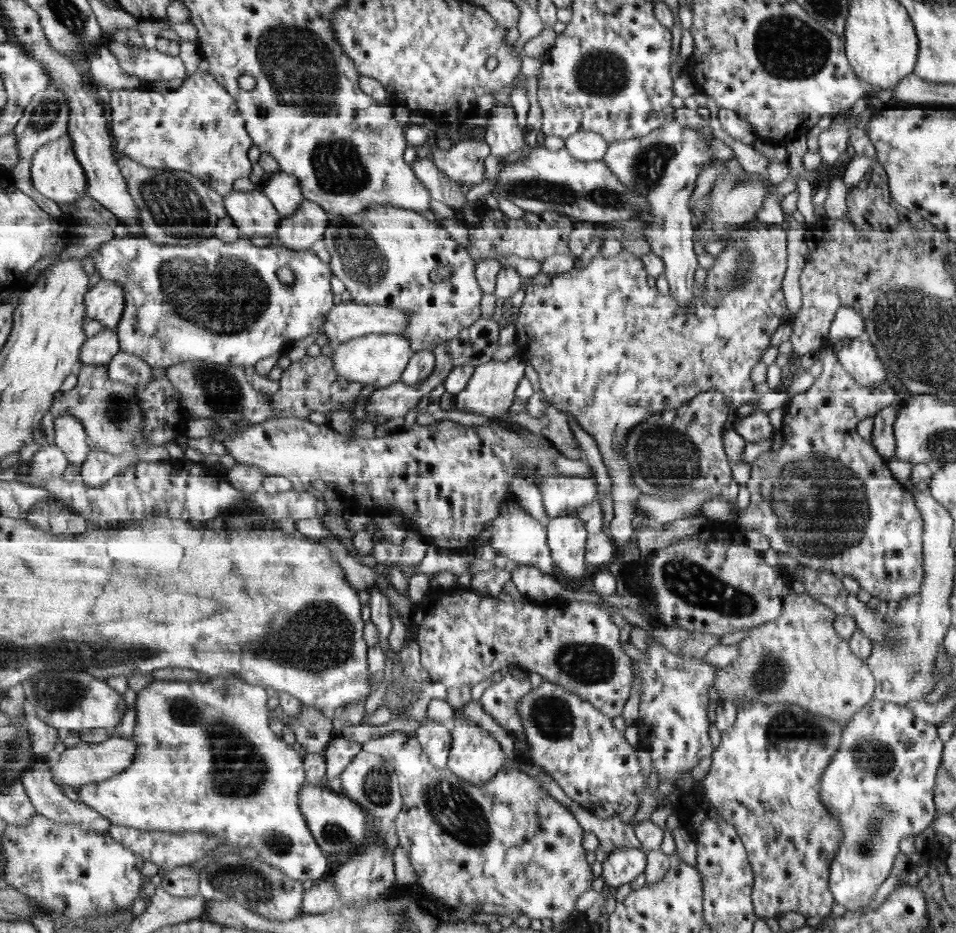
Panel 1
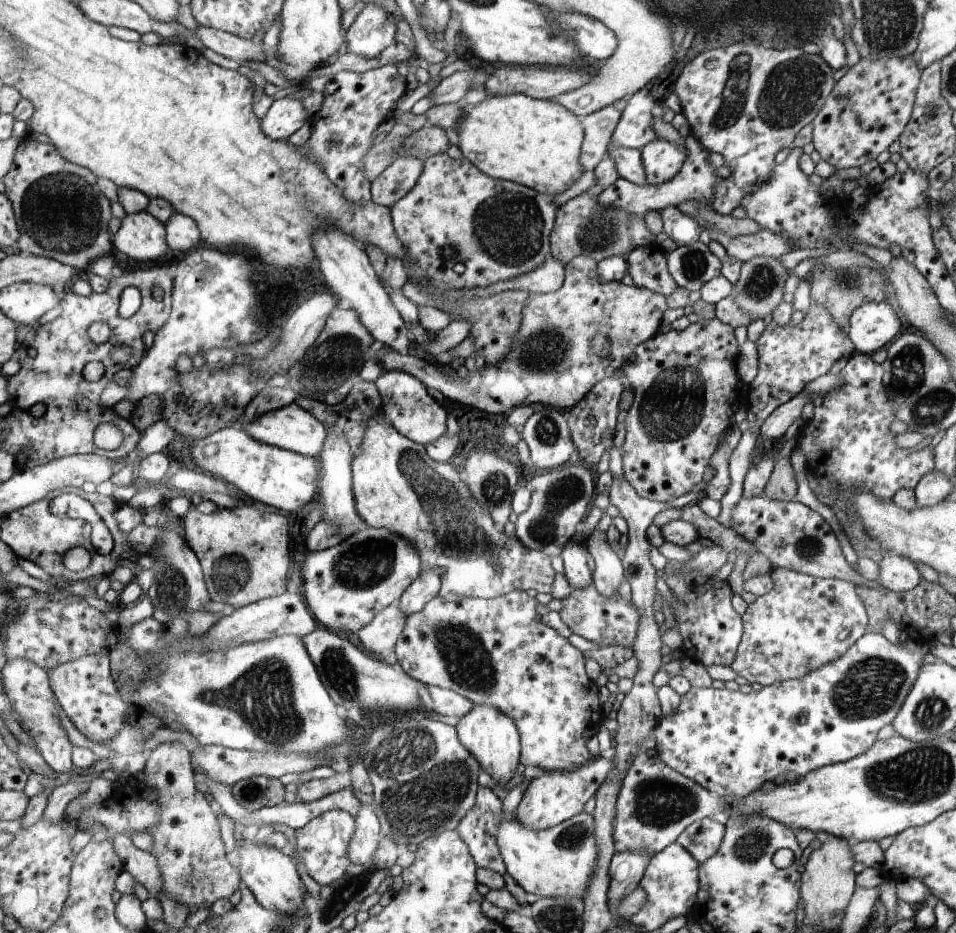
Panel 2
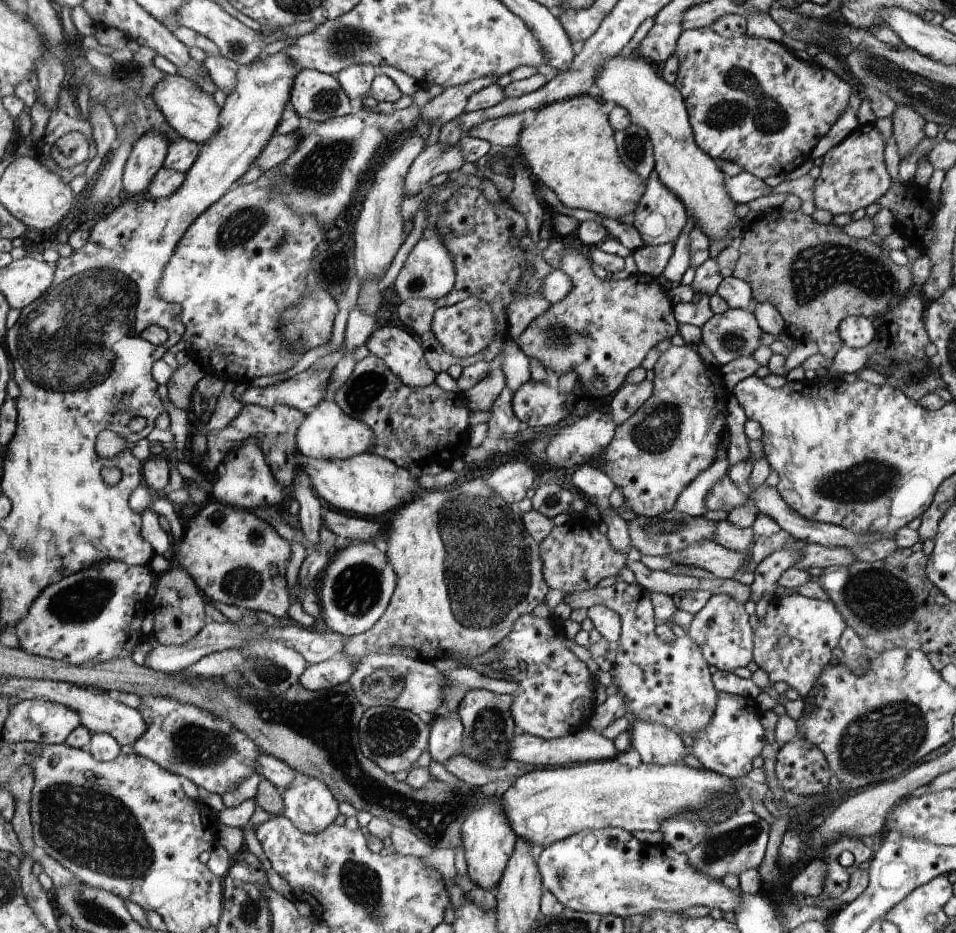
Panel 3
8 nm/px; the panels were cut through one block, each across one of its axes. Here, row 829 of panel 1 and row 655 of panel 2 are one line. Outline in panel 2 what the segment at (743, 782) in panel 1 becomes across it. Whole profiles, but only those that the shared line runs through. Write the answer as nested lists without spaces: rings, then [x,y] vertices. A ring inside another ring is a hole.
[[[773,568],[769,576],[773,578],[773,588],[767,594],[759,596],[753,604],[749,604],[745,614],[741,616],[745,622],[745,636],[741,638],[733,664],[729,666],[737,676],[745,678],[747,684],[759,682],[761,686],[771,686],[775,682],[799,680],[805,674],[841,658],[849,650],[849,646],[853,646],[853,642],[865,636],[863,632],[867,624],[867,614],[865,606],[855,594],[857,588],[853,582],[815,578],[785,568]]]

